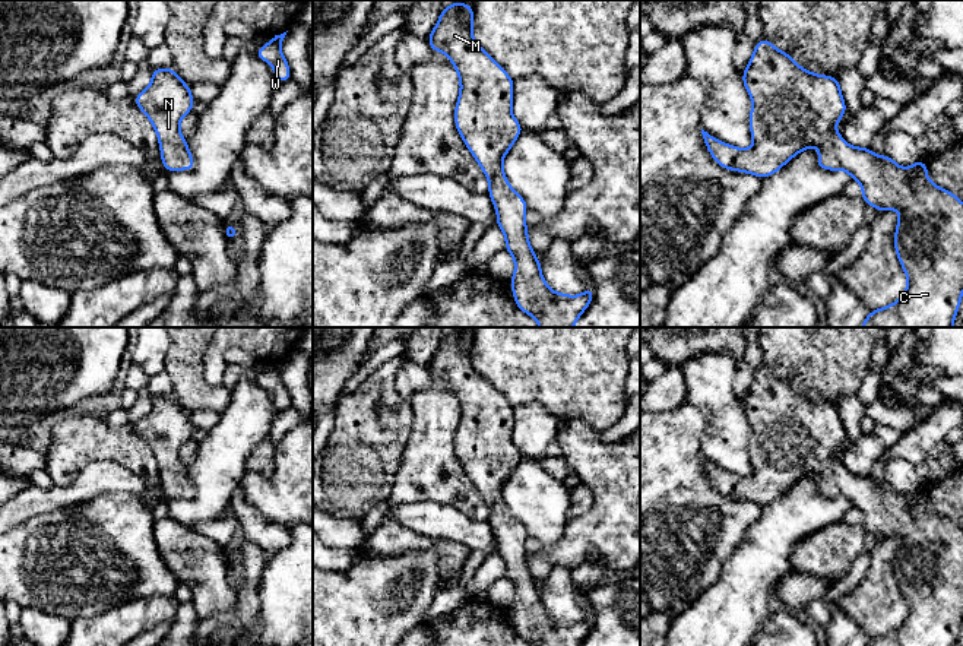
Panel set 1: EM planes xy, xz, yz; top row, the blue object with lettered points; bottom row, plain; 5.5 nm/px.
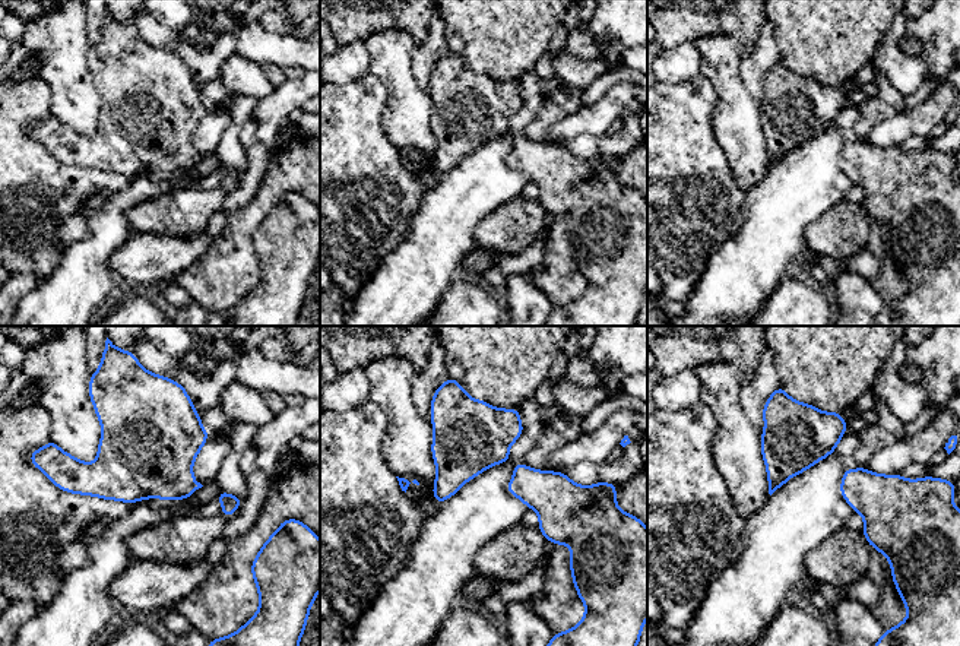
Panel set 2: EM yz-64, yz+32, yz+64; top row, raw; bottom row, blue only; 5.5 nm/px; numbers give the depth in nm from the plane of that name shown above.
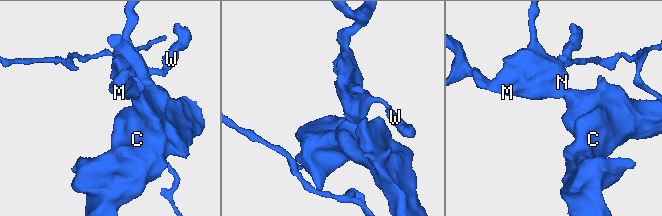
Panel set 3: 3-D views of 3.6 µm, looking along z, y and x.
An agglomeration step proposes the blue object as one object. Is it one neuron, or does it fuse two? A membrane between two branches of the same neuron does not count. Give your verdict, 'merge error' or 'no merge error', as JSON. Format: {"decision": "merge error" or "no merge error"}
{"decision": "no merge error"}

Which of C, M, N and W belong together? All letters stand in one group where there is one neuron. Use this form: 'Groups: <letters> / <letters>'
Groups: C M N W

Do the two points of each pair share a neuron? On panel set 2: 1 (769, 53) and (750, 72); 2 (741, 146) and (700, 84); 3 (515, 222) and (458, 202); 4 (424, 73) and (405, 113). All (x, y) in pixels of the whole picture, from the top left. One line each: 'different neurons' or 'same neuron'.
1: same neuron
2: different neurons
3: different neurons
4: different neurons

